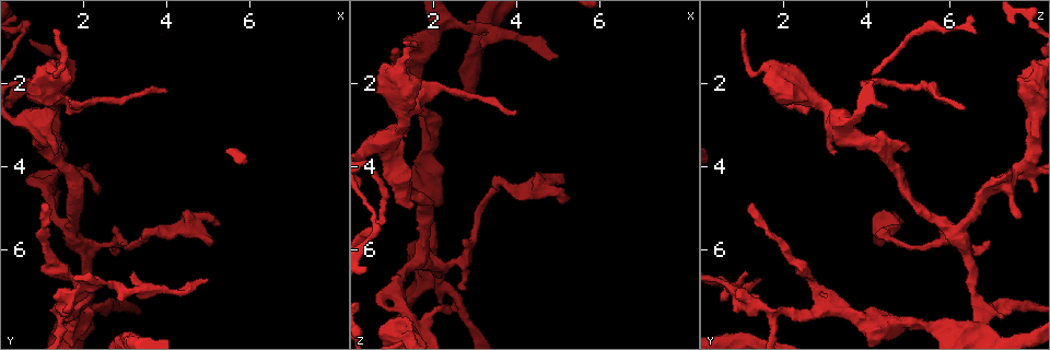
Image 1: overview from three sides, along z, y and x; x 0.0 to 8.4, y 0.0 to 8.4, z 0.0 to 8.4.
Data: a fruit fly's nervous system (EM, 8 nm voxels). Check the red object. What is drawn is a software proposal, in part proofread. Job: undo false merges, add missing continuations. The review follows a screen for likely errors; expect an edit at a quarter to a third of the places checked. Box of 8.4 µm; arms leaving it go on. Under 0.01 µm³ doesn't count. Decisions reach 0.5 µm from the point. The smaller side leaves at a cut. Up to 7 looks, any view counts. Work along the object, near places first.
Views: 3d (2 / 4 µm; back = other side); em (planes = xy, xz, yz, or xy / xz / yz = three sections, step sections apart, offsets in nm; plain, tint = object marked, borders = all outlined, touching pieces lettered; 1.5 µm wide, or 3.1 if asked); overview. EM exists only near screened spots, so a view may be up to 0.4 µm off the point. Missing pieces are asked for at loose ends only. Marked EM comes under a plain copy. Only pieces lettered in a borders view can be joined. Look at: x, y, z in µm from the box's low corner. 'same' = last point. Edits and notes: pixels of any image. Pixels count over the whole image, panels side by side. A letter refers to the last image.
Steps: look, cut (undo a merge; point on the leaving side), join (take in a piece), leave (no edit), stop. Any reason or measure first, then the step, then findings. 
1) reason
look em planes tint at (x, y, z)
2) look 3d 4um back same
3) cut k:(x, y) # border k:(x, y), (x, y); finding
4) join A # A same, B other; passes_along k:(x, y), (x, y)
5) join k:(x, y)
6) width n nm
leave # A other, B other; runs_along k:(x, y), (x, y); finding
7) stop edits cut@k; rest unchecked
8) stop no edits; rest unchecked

tapers out
look 3d 2um at (2.80, 5.80, 6.90)

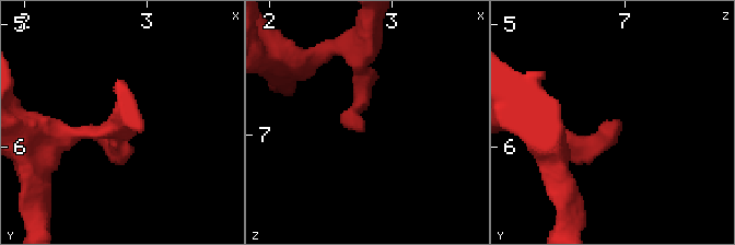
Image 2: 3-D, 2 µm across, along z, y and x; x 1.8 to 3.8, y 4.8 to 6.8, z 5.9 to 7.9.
look em xy step 4 borders at (2.74, 5.78, 6.94)

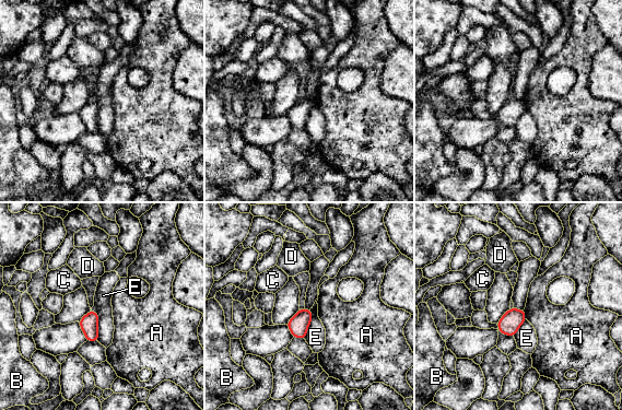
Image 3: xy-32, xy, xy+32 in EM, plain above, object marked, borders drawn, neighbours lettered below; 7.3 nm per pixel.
leave # A other, B other, C other, D other, E other; border 3:(523, 309), (526, 318); none of them fits

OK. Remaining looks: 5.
look 3d 2um at (1.20, 5.25, 7.60)

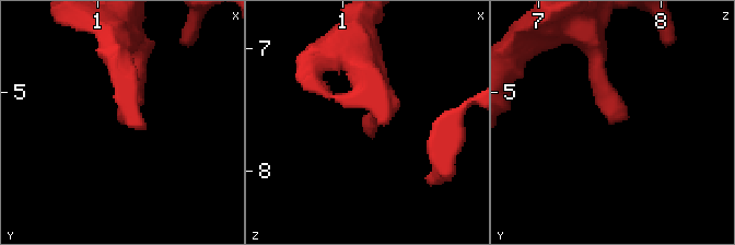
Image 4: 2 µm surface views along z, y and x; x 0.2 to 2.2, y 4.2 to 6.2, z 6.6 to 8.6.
now the EM
look em planes borders at (1.18, 5.24, 7.62)

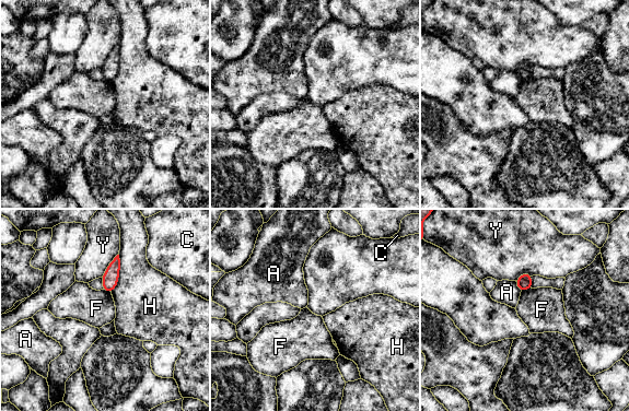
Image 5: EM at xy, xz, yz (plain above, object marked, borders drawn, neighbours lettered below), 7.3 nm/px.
width 110 nm
leave # A other, C other, F other, H other, Y other; border 5:(532, 288), (521, 292); no lettered piece goes on from it

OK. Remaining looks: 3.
free end
look 3d 2um at (0.95, 4.95, 1.20)

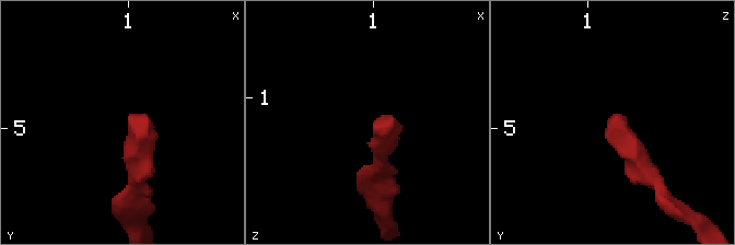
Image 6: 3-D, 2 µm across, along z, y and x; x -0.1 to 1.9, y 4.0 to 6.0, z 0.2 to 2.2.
shape alone is not enough
look em planes borders at (0.98, 4.92, 1.20)

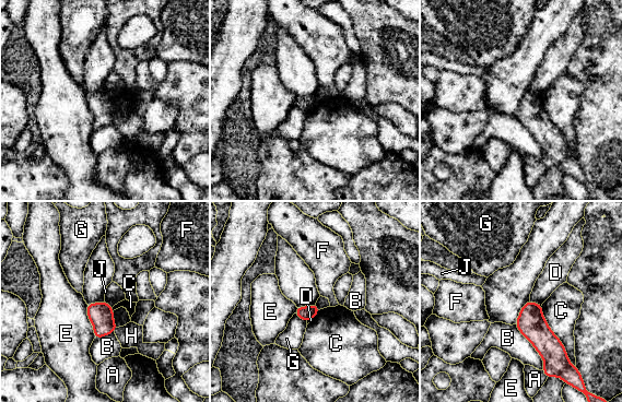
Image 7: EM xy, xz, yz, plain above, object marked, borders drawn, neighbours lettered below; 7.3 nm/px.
width 110 nm
leave # A other, B other, C other, D other, E other, F other, G other, H other, J other; border 7:(85, 304), (94, 338); no lettered piece goes on from it

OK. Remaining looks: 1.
stop no edits; rest unchecked

